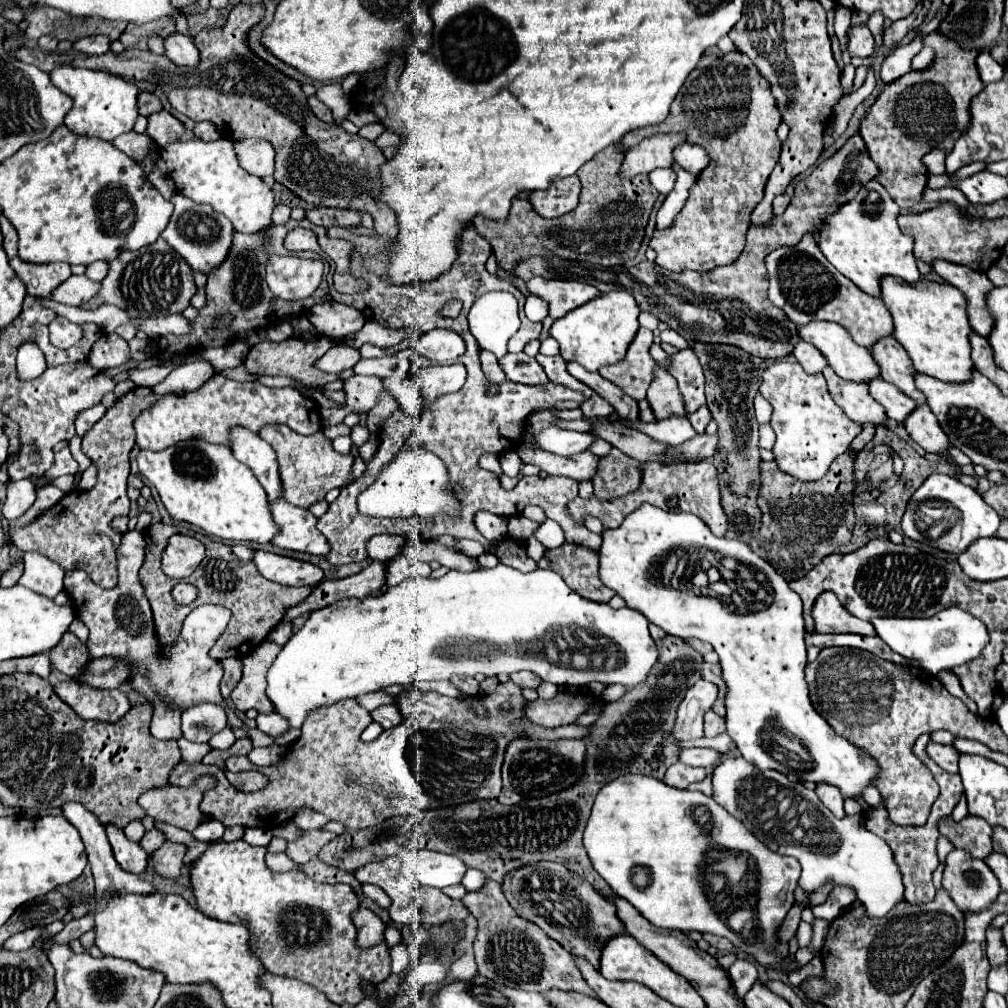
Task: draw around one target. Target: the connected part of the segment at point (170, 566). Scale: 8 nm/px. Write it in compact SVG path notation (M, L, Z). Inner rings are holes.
M173 535L161 555L164 573L175 579L190 576L205 557L205 547L189 535Z

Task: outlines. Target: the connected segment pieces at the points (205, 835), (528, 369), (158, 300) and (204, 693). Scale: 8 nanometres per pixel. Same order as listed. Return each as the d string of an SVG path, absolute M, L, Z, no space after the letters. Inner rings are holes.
M207 819L193 831L193 837L197 841L207 841L209 843L209 841L219 841L223 837L223 831L225 831L223 823L217 823L215 819Z
M507 353L505 357L497 359L507 381L523 383L523 385L543 385L549 383L545 371L541 371L541 365L525 355L525 353Z
M157 239L137 251L125 251L117 255L111 263L107 279L103 279L103 289L91 299L83 309L97 309L105 303L117 305L127 311L133 319L153 319L173 313L183 313L189 307L189 299L197 293L193 271L187 261L165 241Z
M129 531L123 535L123 541L121 541L121 547L117 551L117 561L119 561L119 581L113 589L103 589L99 585L95 585L89 575L81 569L75 569L75 571L67 571L65 575L65 591L71 595L73 599L73 609L77 615L81 615L83 623L87 625L89 629L89 639L87 639L87 647L89 647L89 653L93 657L119 657L119 659L125 659L131 669L135 671L131 675L131 683L135 685L137 691L141 691L145 695L145 699L153 705L157 699L169 699L171 703L177 703L181 709L187 709L191 705L197 705L197 703L217 703L221 705L225 711L227 711L227 717L229 717L229 727L243 727L249 737L253 739L253 745L255 747L269 747L273 745L273 737L261 733L259 729L249 729L247 725L241 723L241 719L225 707L225 701L219 693L219 681L223 677L223 665L215 659L209 657L209 649L213 647L213 643L219 639L219 635L225 631L227 623L229 623L229 609L223 609L223 607L217 607L217 605L201 605L197 607L183 623L183 629L181 629L181 635L179 635L179 641L171 647L167 647L167 653L165 653L165 647L161 647L157 643L157 637L153 633L153 617L151 617L151 607L149 607L149 601L145 597L145 591L143 591L143 585L139 581L139 569L145 561L145 537L141 531Z

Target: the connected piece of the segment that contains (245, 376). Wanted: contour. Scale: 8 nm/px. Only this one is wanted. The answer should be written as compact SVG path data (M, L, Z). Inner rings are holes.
M239 365L235 369L227 369L227 371L223 371L223 375L229 379L235 379L235 381L257 381L257 375L249 373L243 365Z

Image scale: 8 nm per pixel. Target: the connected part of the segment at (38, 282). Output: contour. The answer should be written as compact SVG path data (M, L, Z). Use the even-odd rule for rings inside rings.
M15 257L11 259L11 267L17 273L17 277L25 283L27 293L37 299L51 299L53 289L71 277L69 263L47 263L47 265L29 263L27 265L25 261Z

